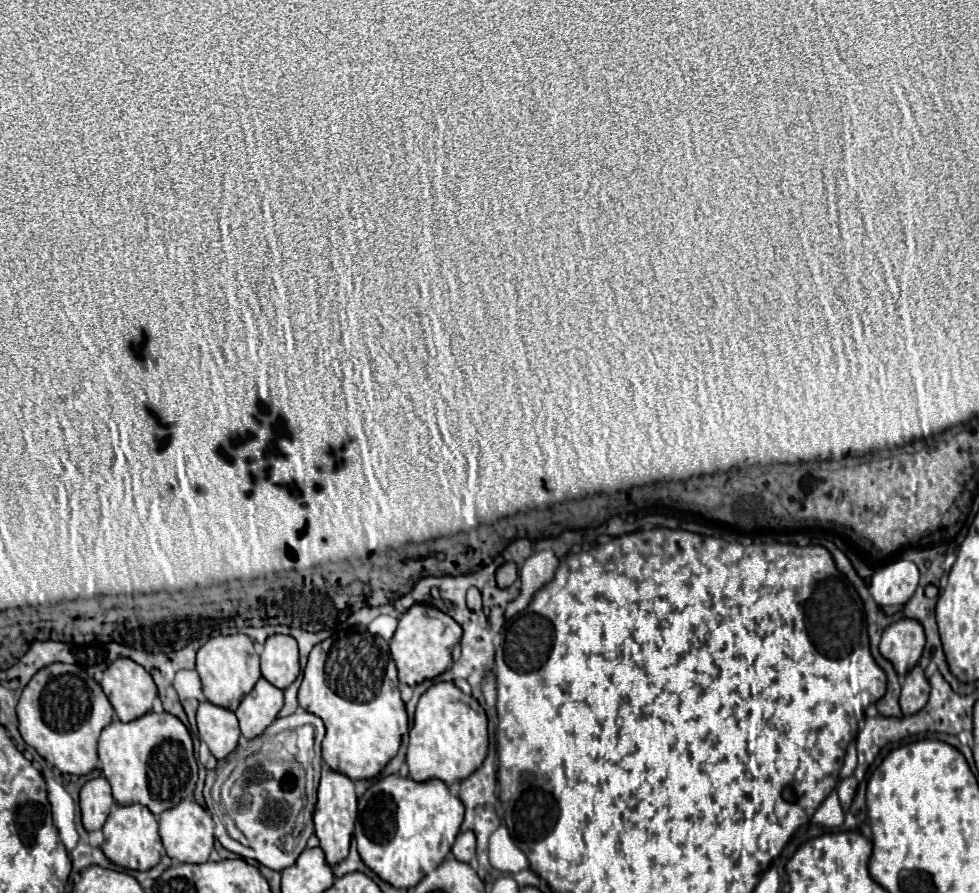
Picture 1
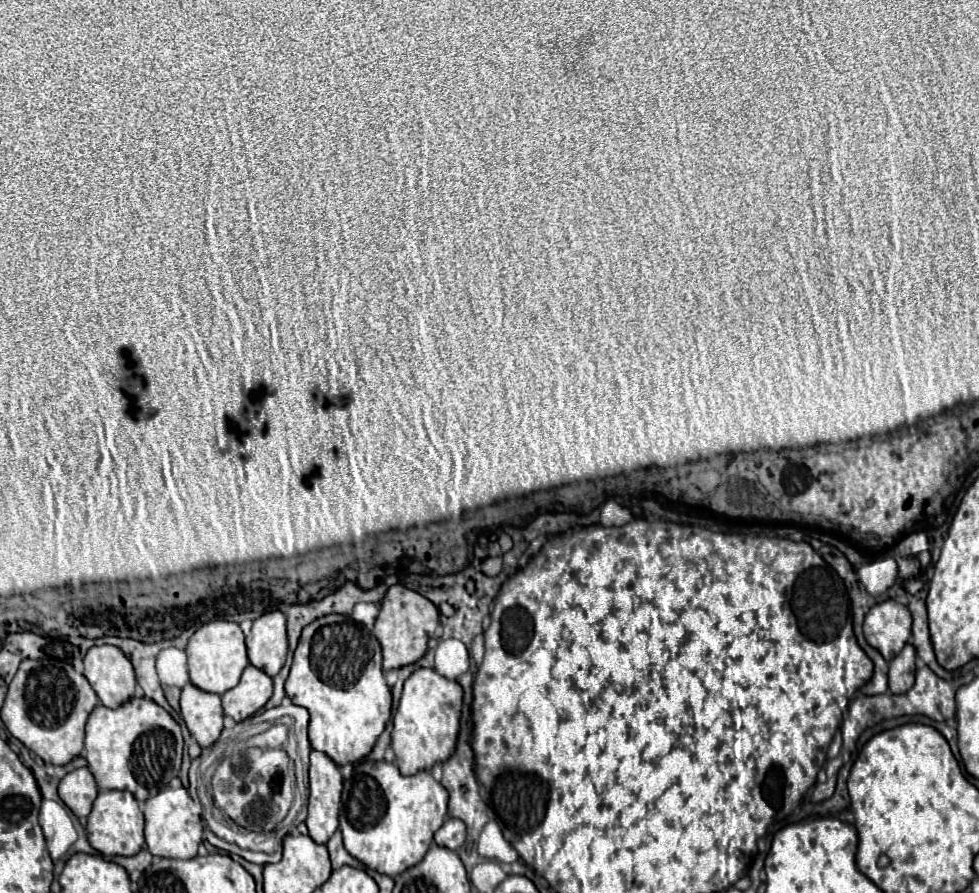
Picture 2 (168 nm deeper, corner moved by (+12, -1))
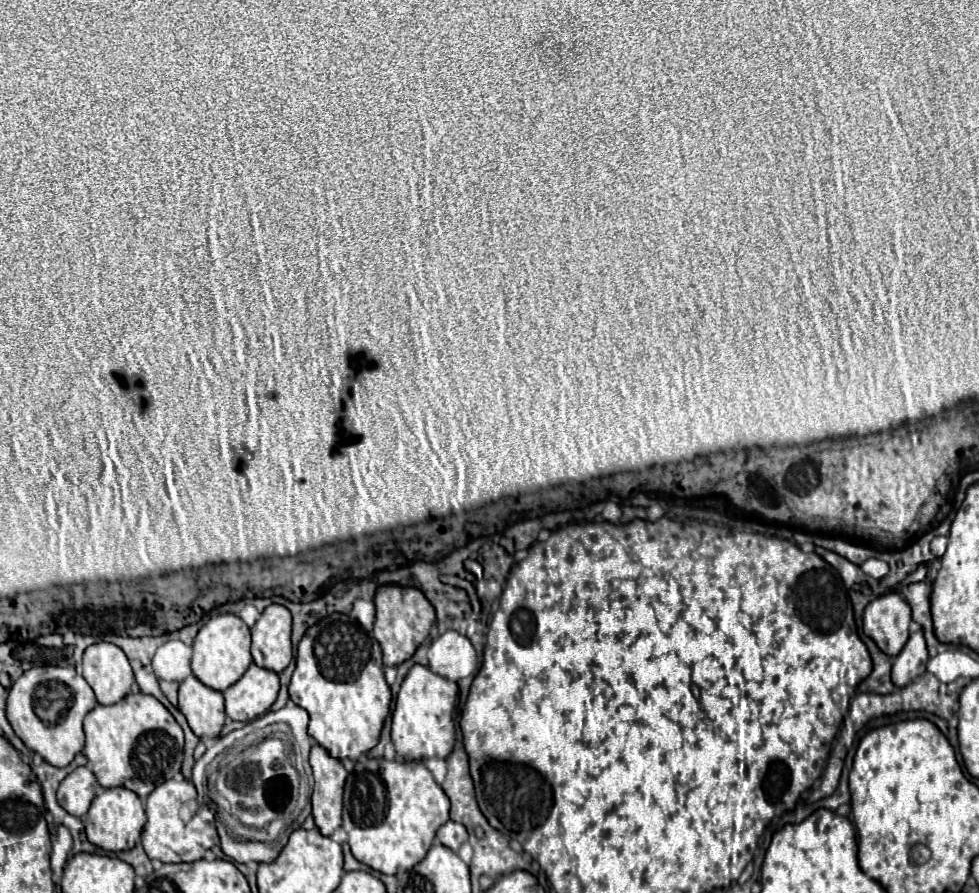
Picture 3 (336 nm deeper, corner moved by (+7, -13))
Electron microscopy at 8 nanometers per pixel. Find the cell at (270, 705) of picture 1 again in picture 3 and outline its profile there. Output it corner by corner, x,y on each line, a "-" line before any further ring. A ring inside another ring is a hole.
252,663
246,673
224,691
226,715
236,721
254,721
276,701
280,689
278,675

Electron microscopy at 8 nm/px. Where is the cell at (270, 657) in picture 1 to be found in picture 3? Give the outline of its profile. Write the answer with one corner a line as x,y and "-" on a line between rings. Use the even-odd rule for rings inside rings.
268,605
252,627
252,659
256,665
280,673
292,661
292,615
284,605

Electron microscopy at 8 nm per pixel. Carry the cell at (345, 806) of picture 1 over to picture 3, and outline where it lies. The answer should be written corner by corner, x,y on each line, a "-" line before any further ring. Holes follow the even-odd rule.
312,745
310,751
310,767
314,771
314,793
312,793
312,815
316,821
316,827
322,835
332,835
340,823
342,823
342,793
344,793
344,781
346,781
346,769
340,759
332,757
322,745

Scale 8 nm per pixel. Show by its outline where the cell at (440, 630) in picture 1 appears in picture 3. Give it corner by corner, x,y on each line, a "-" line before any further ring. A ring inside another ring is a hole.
380,585
376,589
376,621
374,621
374,637
378,639
384,655
384,665
400,665
402,661
410,659
420,643
426,641
430,627
436,621
436,613
432,603
424,597
424,593
416,587
402,587
402,585

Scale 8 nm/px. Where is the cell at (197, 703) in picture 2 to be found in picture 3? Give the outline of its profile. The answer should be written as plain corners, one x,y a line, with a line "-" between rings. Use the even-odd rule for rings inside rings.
194,675
186,677
178,689
178,709
188,719
188,725
198,737
214,739
226,719
224,697
220,691
208,689

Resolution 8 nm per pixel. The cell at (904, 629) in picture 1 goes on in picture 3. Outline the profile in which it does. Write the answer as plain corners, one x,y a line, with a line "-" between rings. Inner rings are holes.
898,591
876,597
864,609
864,633
872,637
888,657
896,657
906,645
910,621
910,605

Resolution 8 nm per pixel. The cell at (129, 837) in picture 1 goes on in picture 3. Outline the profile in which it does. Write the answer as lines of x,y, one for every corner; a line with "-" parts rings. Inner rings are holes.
112,787
112,789
98,789
88,813
82,817
84,819
84,827
86,827
86,835
88,839
102,847
104,851
124,851
124,849
132,849
138,841
140,841
140,833
146,821
146,813
142,807
142,801
136,793
132,793
130,789
124,787

